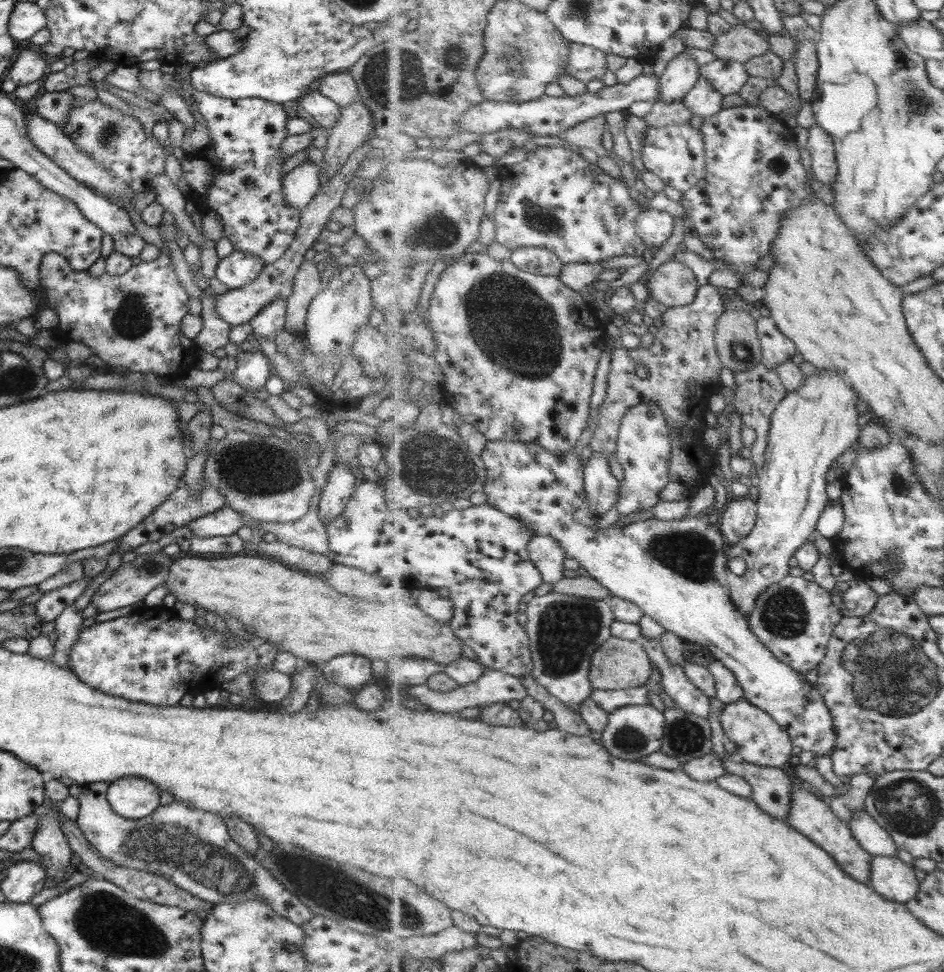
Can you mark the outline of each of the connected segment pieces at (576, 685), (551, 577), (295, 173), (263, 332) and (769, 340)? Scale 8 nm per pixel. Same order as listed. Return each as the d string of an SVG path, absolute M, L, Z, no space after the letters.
M553 590L534 596L527 603L525 614L534 662L532 675L559 700L580 712L580 706L592 696L593 685L589 676L593 653L613 635L616 614L610 599L583 598Z
M535 535L528 549L535 566L544 575L544 582L553 585L568 575L563 568L567 557L564 548L552 536Z
M307 160L282 178L282 193L293 208L300 209L311 202L320 185L318 166Z
M273 299L249 320L253 335L273 339L276 332L283 329L285 320L285 299Z
M761 316L757 321L757 332L762 344L762 363L769 369L775 369L777 364L791 361L798 353L796 342L787 338L771 316Z

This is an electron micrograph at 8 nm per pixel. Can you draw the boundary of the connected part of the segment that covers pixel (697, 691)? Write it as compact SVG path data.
M643 635L640 643L648 651L652 664L662 672L662 686L674 704L689 715L709 718L712 714L710 696L691 682L684 667L667 658L661 640Z

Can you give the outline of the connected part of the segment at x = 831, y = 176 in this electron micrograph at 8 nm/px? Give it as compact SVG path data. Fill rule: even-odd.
M817 122L808 129L808 134L805 148L812 159L811 172L817 181L832 186L839 174L834 138Z

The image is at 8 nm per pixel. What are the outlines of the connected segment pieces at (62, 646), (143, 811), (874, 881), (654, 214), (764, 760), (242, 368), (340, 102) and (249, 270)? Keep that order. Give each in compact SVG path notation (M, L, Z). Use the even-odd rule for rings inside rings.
M73 603L67 605L52 620L54 631L57 634L57 641L53 644L54 651L49 662L61 668L68 668L68 650L73 646L73 642L77 640L78 632L83 628L81 611L75 608Z
M125 776L108 783L106 799L115 814L137 820L149 816L159 806L159 792L146 778Z
M873 857L871 887L885 898L905 904L920 892L915 867L899 857Z
M647 208L636 221L637 232L652 249L665 244L673 234L673 216L669 212Z
M743 698L731 704L725 704L721 714L721 722L728 738L737 746L737 753L741 760L757 764L759 766L773 766L781 768L791 760L794 742L784 729L761 707Z
M250 349L236 356L236 368L233 380L247 392L255 392L264 387L269 377L269 362L263 357L262 352Z
M346 72L322 76L316 90L341 109L358 99L356 84Z
M233 250L226 257L219 259L215 267L214 277L225 288L237 289L251 282L264 267L264 264L252 254Z

